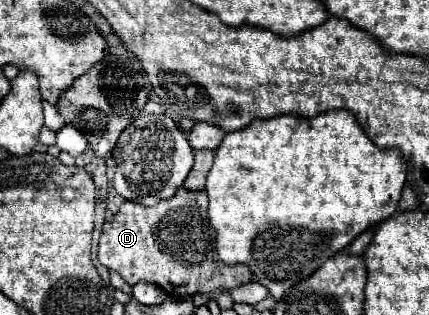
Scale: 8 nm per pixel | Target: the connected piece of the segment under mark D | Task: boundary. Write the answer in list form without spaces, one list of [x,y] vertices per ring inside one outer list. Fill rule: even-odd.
[[[180,187],[172,199],[154,207],[126,201],[118,213],[104,223],[98,245],[98,261],[120,273],[128,285],[140,281],[160,285],[172,299],[192,297],[196,293],[212,293],[216,289],[234,289],[250,283],[252,273],[246,265],[224,265],[206,251],[208,239],[208,197],[204,191],[188,191]]]

